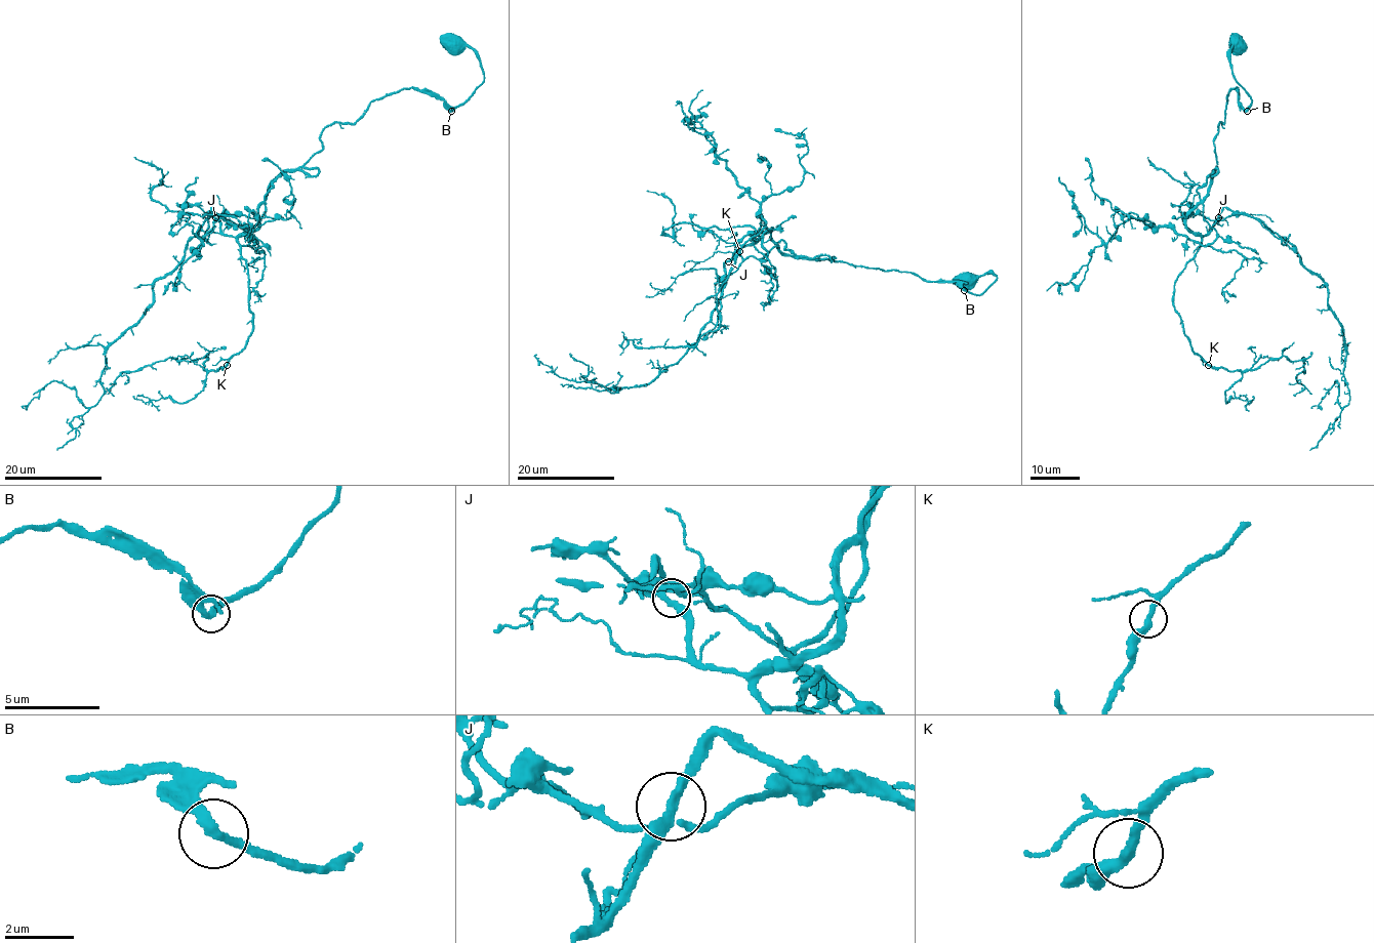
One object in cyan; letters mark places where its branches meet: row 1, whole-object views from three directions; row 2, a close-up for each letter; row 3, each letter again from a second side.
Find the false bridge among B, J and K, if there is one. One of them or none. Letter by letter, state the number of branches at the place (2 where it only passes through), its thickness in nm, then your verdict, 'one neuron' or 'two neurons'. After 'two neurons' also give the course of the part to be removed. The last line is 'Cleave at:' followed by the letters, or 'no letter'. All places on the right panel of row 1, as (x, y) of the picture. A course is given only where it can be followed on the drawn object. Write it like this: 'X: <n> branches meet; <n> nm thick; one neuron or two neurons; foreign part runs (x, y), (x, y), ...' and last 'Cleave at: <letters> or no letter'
B: 2 branches meet; 280 nm thick; one neuron
J: 2 branches meet; 300 nm thick; one neuron
K: 2 branches meet; 280 nm thick; one neuron
Cleave at: no letter

